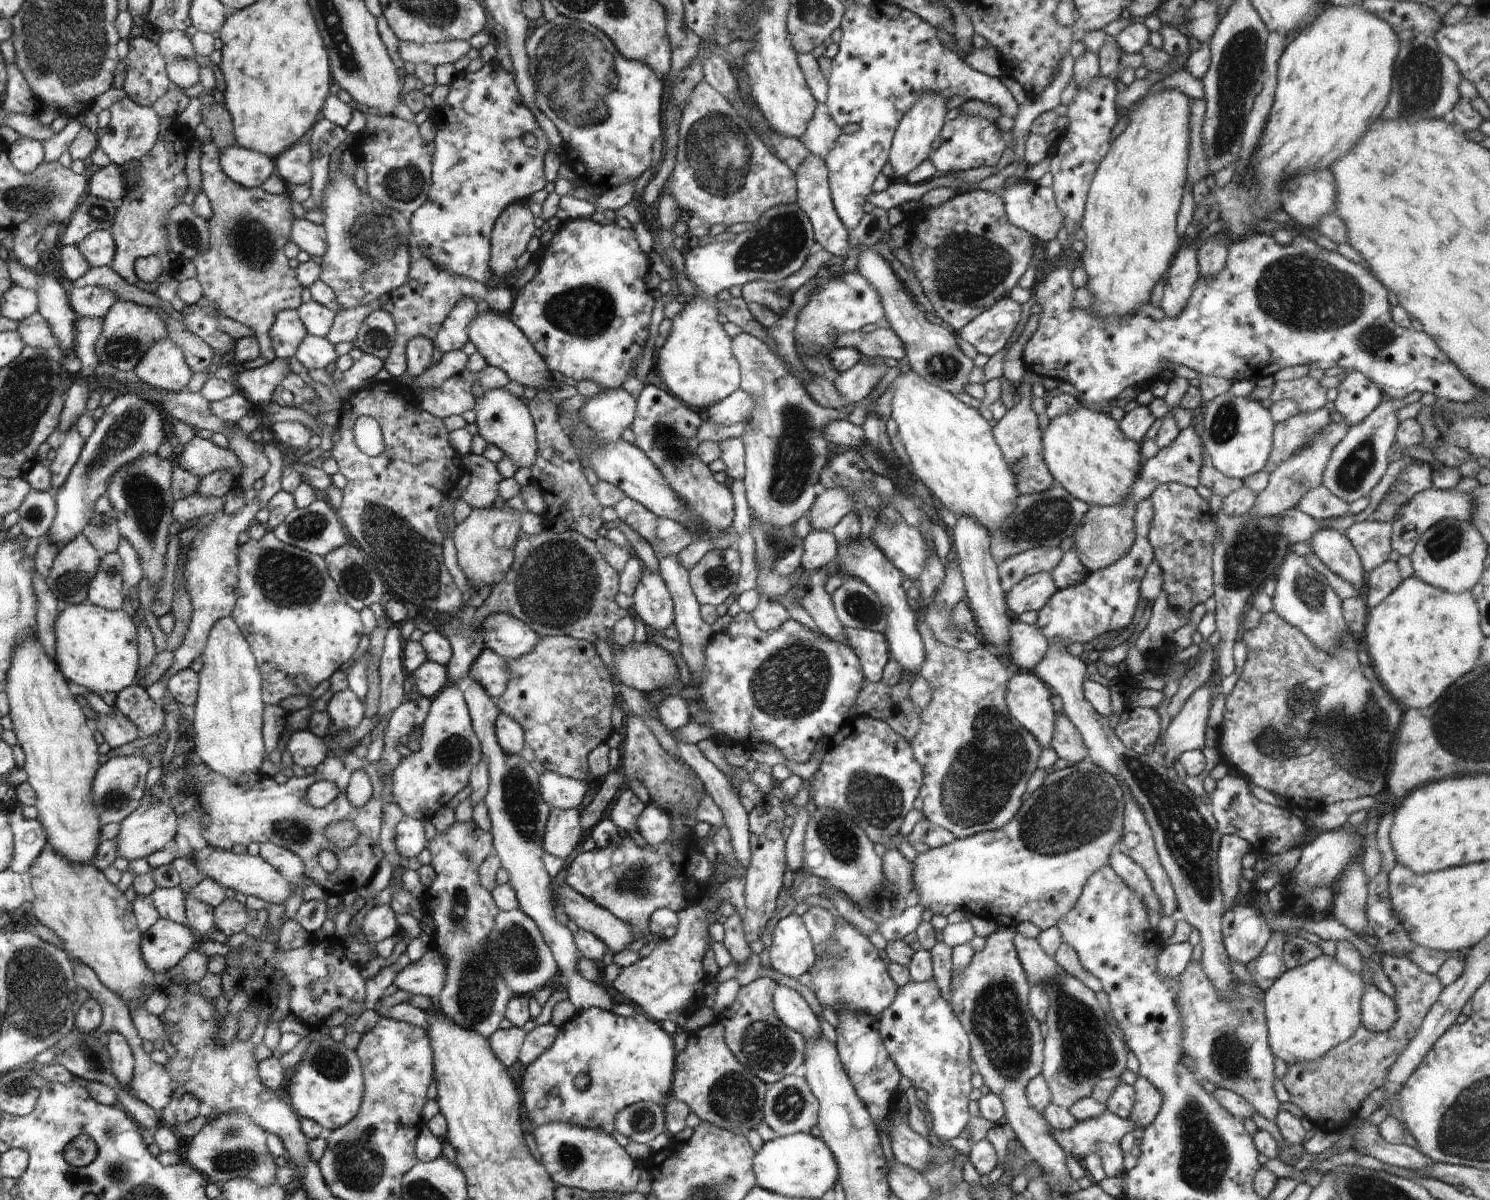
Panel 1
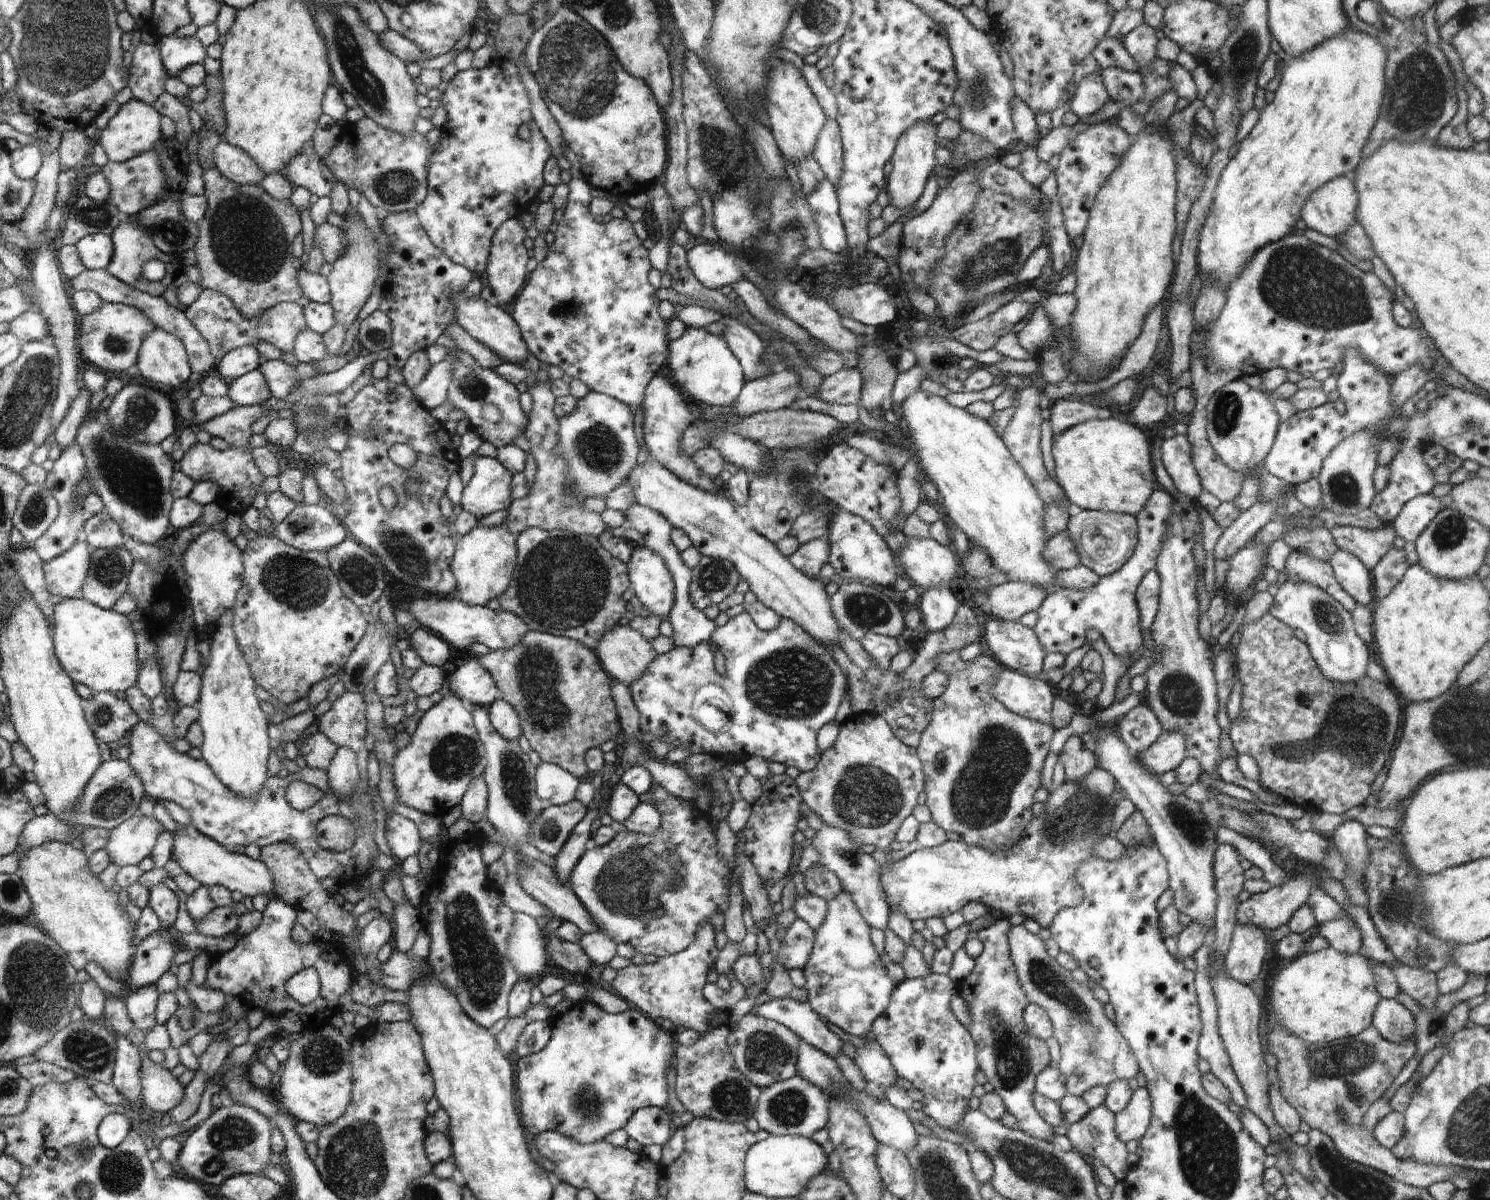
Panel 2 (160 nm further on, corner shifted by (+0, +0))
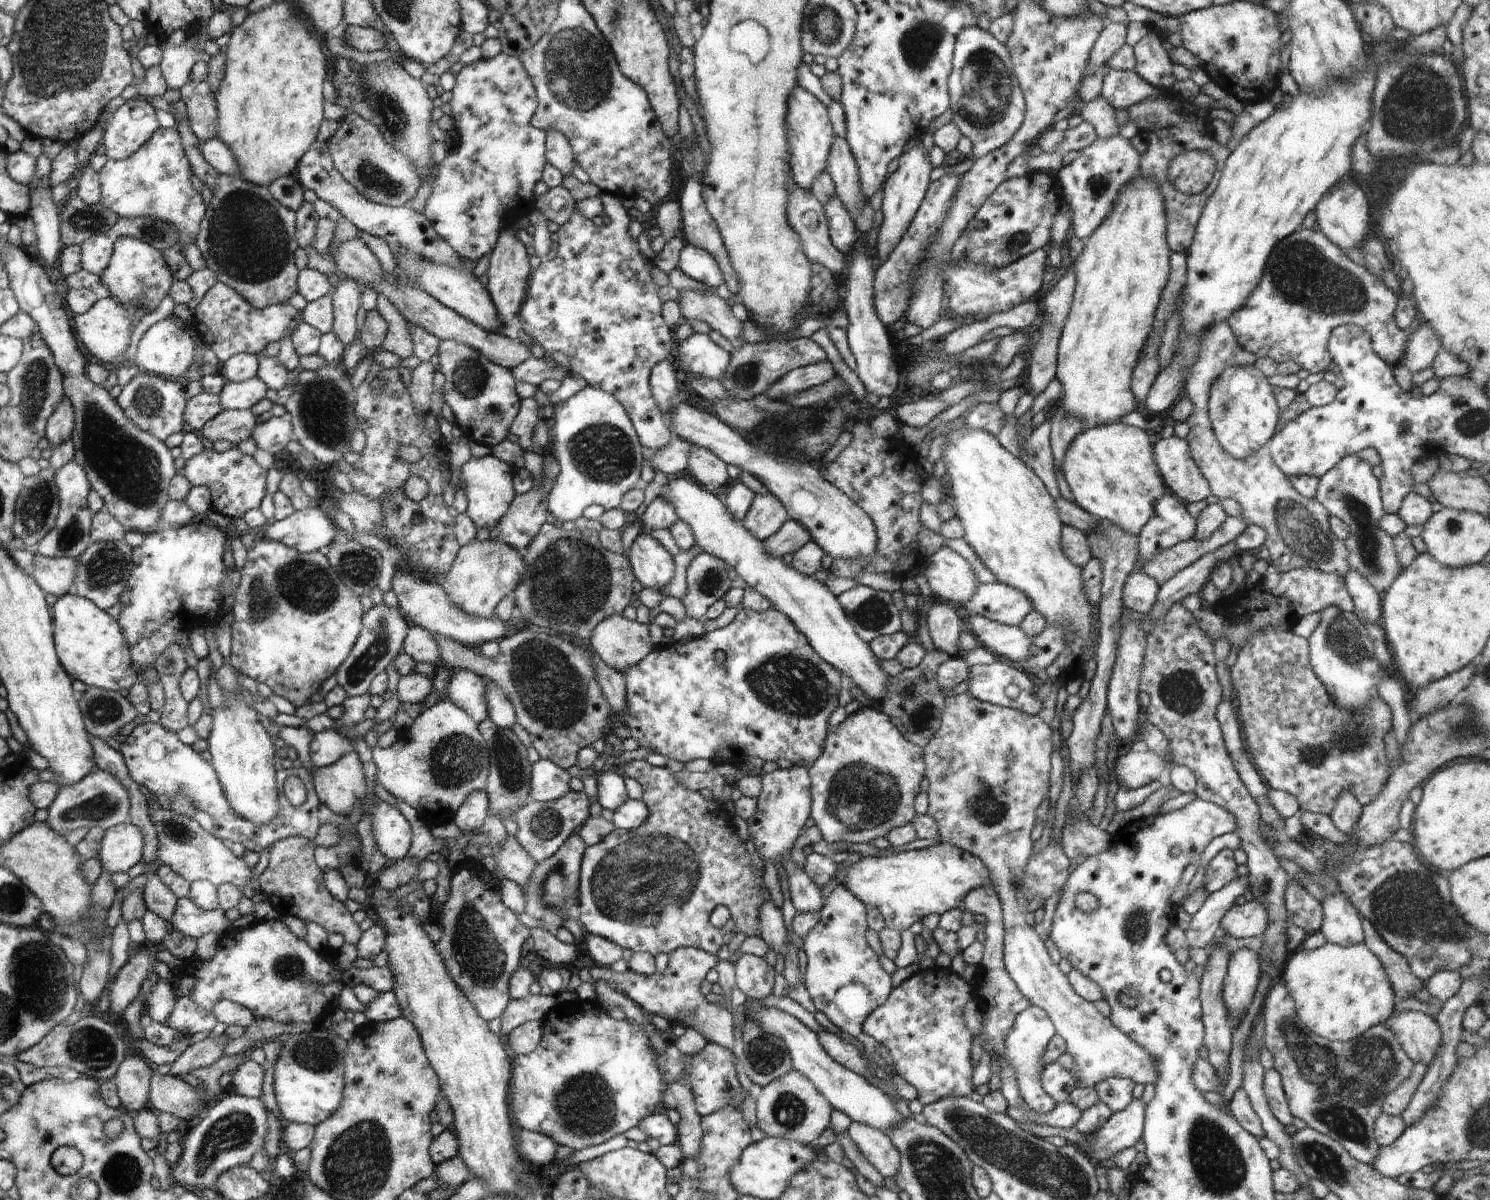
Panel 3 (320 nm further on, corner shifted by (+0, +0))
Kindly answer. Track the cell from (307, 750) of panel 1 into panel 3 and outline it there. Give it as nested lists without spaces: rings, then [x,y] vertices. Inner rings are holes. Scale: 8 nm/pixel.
[[[324,731],[313,734],[309,749],[310,760],[317,767],[327,767],[355,751],[355,745],[352,740],[344,738],[340,733]]]

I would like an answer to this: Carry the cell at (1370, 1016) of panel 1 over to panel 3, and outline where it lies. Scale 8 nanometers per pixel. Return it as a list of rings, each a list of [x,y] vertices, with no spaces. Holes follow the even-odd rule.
[[[1421,1011],[1393,1013],[1384,1024],[1396,1035],[1413,1062],[1424,1063],[1428,1070],[1442,1042],[1441,1028],[1435,1017]]]

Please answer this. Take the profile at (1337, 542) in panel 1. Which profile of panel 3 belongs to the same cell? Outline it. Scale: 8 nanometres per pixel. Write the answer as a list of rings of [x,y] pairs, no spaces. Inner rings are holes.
[[[1349,569],[1344,578],[1352,597],[1355,615],[1363,623],[1382,624],[1382,596],[1359,572]]]

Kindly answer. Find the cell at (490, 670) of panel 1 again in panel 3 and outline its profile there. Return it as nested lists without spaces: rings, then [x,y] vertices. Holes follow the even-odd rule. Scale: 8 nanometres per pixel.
[[[472,671],[454,672],[447,686],[446,696],[467,712],[476,726],[489,718],[486,682]]]

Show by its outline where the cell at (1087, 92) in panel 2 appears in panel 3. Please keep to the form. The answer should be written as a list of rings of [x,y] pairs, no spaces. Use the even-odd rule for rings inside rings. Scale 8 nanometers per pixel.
[[[1101,96],[1090,102],[1083,102],[1079,113],[1084,121],[1094,127],[1096,138],[1109,139],[1119,135],[1120,127],[1116,121],[1115,108]]]

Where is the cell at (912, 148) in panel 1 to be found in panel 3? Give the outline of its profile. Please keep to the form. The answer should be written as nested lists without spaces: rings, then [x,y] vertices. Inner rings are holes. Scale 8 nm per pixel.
[[[920,144],[911,151],[899,156],[898,169],[889,175],[883,184],[883,200],[881,212],[883,222],[879,227],[877,237],[877,250],[879,263],[884,262],[889,254],[896,248],[902,240],[904,233],[908,230],[914,215],[926,196],[929,184],[931,183],[930,174],[936,173],[929,159],[928,151]]]

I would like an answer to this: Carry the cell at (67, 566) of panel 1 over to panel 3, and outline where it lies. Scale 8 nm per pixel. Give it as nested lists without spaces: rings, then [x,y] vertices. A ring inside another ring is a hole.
[[[34,552],[35,568],[33,579],[36,584],[48,594],[58,596],[66,595],[74,584],[78,570],[78,560],[70,557],[45,557]]]

